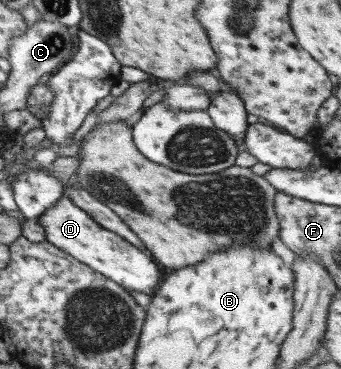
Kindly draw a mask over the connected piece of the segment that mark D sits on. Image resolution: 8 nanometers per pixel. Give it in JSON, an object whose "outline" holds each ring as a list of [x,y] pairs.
{"outline":[[[63,194],[55,205],[36,219],[45,230],[48,242],[93,268],[97,273],[117,282],[126,291],[152,294],[158,288],[160,271],[157,262],[151,257],[151,252],[140,250],[115,232],[102,228],[85,210],[76,206],[68,195]]]}

